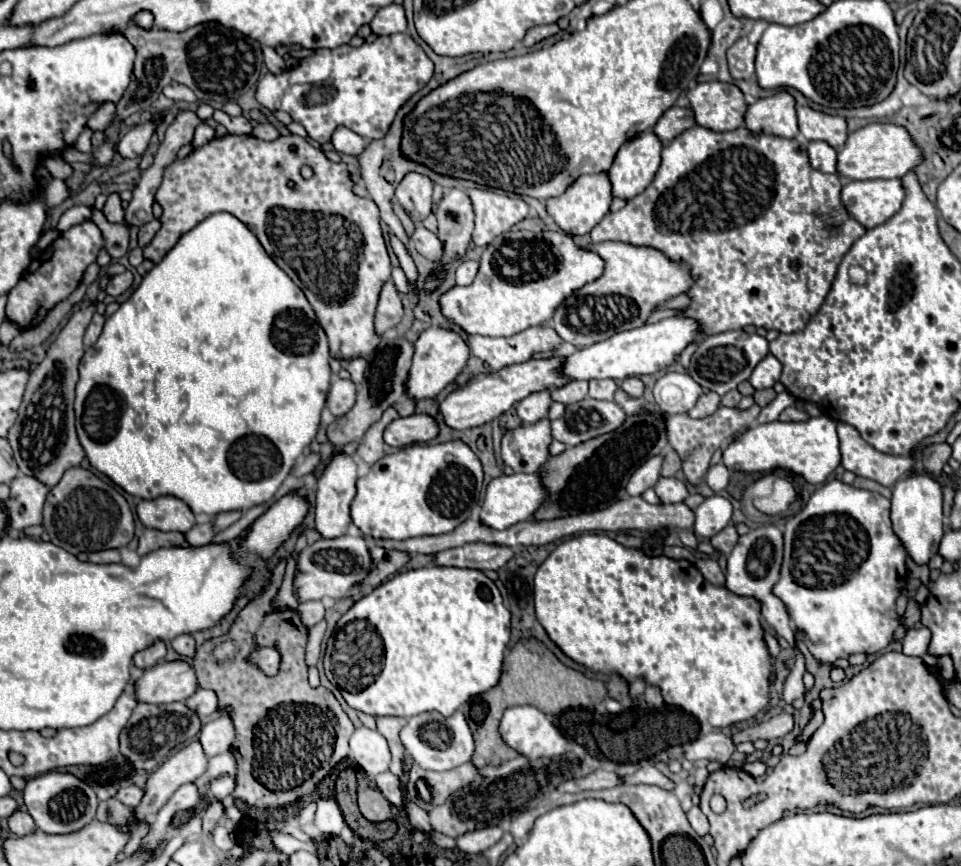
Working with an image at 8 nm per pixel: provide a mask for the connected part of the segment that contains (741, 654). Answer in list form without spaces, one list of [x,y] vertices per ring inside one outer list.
[[[580,534],[570,540],[564,540],[560,546],[556,546],[550,556],[540,564],[536,578],[534,578],[534,602],[536,602],[536,616],[538,622],[544,626],[550,640],[574,662],[590,668],[592,672],[600,674],[618,674],[622,680],[632,684],[636,678],[644,678],[646,684],[660,688],[660,694],[668,706],[676,706],[698,718],[700,722],[708,722],[714,728],[728,728],[736,722],[744,722],[748,718],[754,718],[770,700],[770,674],[772,674],[772,656],[768,652],[766,640],[764,640],[764,628],[760,624],[760,602],[750,596],[738,596],[730,592],[726,586],[710,584],[696,564],[688,560],[674,560],[668,556],[648,556],[638,548],[626,548],[612,540],[606,534]]]

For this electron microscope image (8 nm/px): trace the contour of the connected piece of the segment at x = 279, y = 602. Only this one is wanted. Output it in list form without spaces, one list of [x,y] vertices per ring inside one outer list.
[[[295,553],[287,559],[286,571],[282,586],[276,594],[276,598],[272,600],[272,610],[294,610],[298,606],[298,600],[293,592],[293,577],[295,572]]]

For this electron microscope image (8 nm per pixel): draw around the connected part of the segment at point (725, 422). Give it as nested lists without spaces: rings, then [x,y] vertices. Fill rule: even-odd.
[[[622,388],[616,390],[614,394],[614,400],[616,404],[620,404],[624,408],[624,412],[628,416],[638,416],[638,414],[656,414],[658,418],[662,418],[664,426],[666,426],[666,438],[668,438],[668,444],[678,452],[680,460],[682,460],[682,470],[684,470],[684,476],[692,482],[692,484],[698,484],[700,480],[704,480],[704,474],[710,466],[710,458],[712,454],[722,448],[728,440],[732,440],[738,432],[742,432],[746,426],[754,426],[756,424],[756,416],[760,412],[760,406],[754,404],[752,408],[748,410],[740,410],[740,408],[728,408],[728,406],[720,406],[712,416],[706,416],[702,420],[688,420],[686,414],[666,414],[662,412],[656,404],[650,404],[646,402],[644,398],[634,398],[634,396],[628,396]]]

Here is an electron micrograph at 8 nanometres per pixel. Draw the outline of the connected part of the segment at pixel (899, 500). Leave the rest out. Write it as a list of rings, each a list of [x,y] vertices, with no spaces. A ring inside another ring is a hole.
[[[918,474],[902,478],[892,488],[892,524],[894,532],[900,536],[908,554],[918,564],[928,564],[928,560],[938,552],[942,540],[942,486],[930,474]]]

